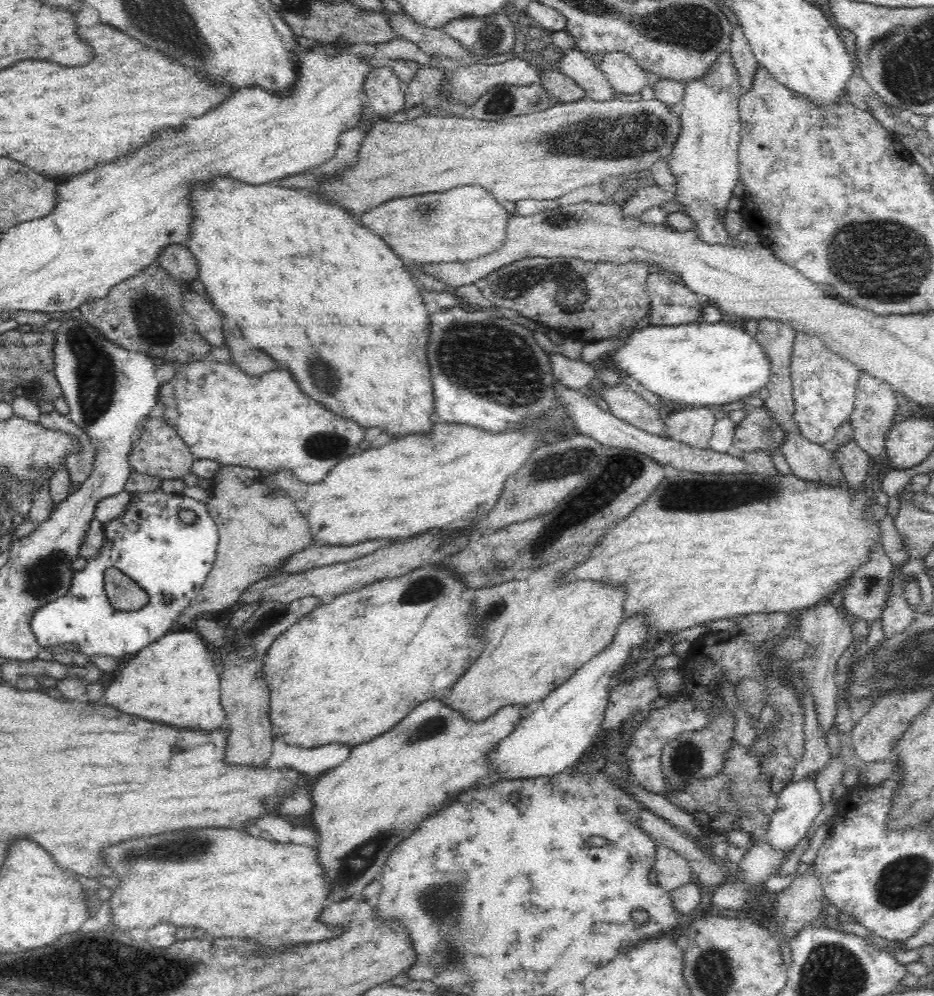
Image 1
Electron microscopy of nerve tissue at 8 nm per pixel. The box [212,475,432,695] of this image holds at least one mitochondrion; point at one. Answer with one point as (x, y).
(273, 616)

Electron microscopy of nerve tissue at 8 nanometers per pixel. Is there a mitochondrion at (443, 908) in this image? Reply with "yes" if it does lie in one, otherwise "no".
yes

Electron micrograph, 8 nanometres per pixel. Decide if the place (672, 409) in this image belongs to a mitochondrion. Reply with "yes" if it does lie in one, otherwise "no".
no

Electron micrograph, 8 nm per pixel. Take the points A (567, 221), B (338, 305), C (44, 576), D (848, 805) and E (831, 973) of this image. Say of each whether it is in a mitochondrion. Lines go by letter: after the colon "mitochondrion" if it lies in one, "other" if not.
A: mitochondrion
B: other
C: mitochondrion
D: other
E: mitochondrion

